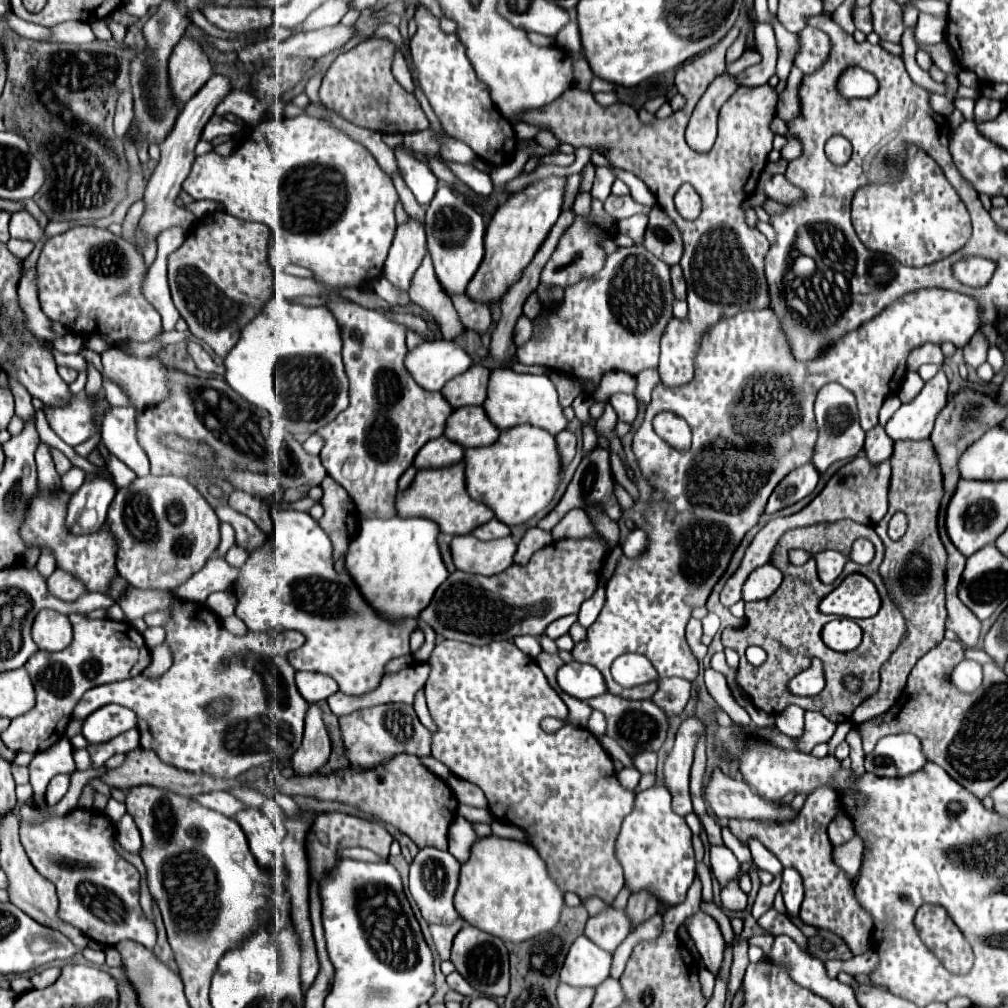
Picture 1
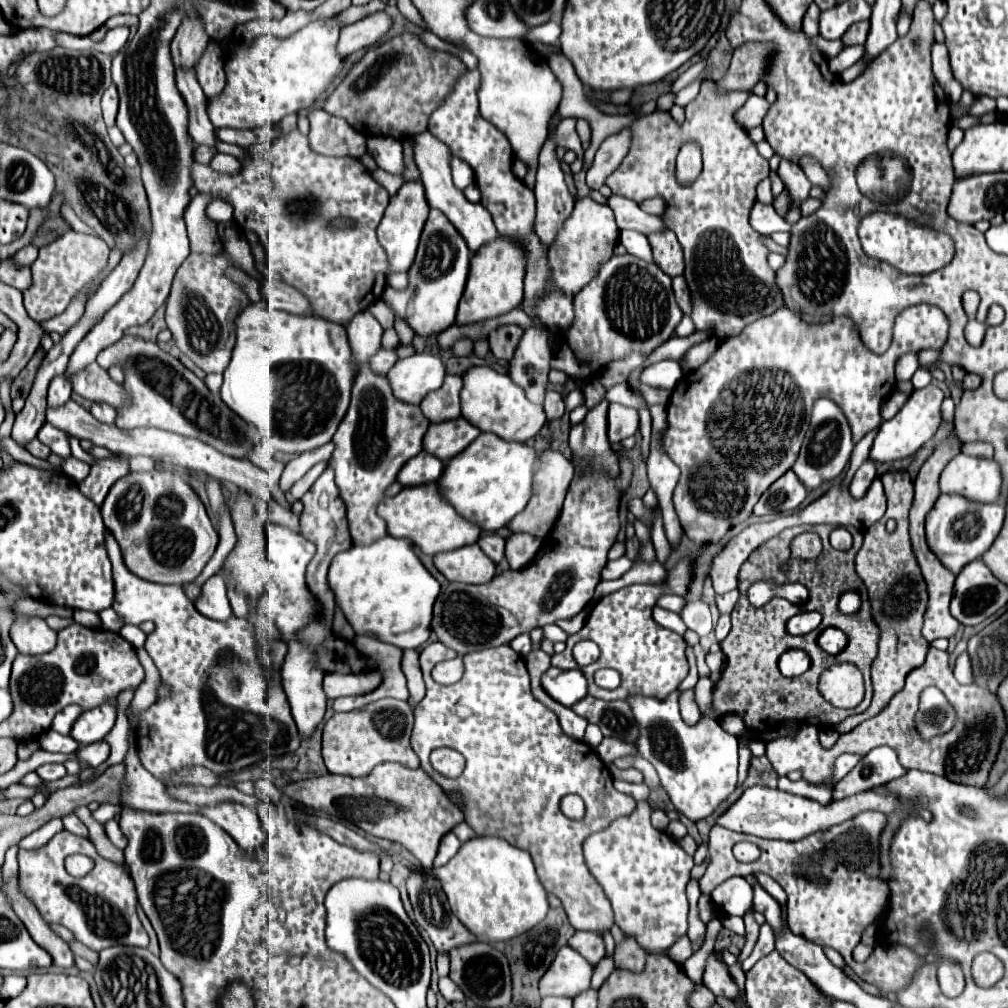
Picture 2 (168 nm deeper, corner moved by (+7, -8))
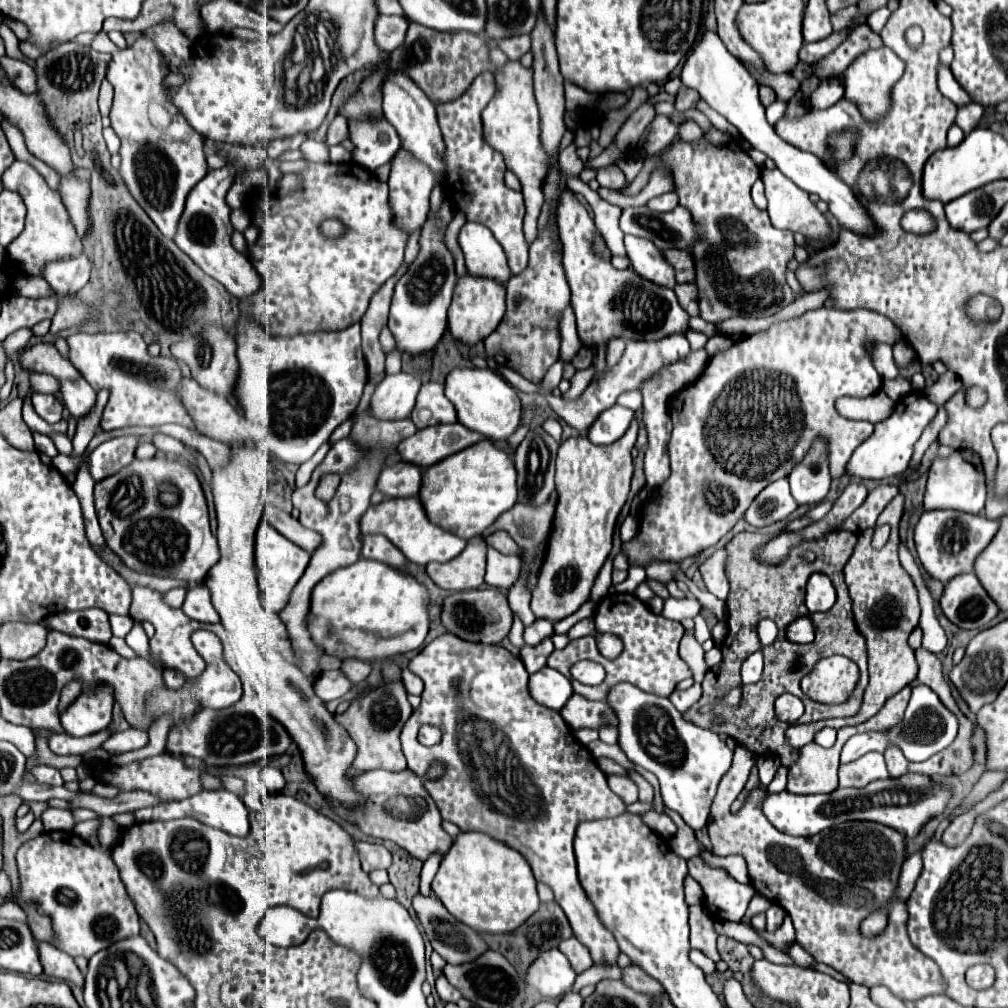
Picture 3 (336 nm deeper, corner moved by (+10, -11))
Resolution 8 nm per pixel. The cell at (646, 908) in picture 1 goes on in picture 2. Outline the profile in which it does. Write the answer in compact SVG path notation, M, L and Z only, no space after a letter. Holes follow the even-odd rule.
M626 937L624 943L616 945L616 953L614 953L614 965L620 969L628 969L634 973L642 973L644 965L646 965L646 951L632 939Z

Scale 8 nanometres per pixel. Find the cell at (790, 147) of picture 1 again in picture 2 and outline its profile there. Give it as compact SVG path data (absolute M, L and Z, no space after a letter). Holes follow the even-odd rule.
M782 159L780 167L778 167L778 175L780 175L782 183L784 183L784 189L790 193L790 209L788 209L784 219L794 225L802 217L800 205L802 205L802 201L808 199L806 195L810 191L810 183L808 183L806 175L802 173L802 169L792 161Z

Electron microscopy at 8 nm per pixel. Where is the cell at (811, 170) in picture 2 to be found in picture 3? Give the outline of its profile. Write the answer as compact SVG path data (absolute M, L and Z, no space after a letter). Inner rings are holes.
M705 32L701 36L701 40L695 44L693 52L683 64L681 80L685 82L685 86L695 88L713 110L725 116L755 150L771 158L777 164L777 168L787 178L791 178L801 190L809 194L817 194L823 202L827 202L831 216L841 226L853 232L873 232L873 220L869 220L869 214L865 212L865 208L861 208L853 190L843 180L839 180L839 176L833 170L829 170L817 156L813 156L811 152L803 152L777 136L777 132L765 118L765 108L757 92L757 80L735 56L729 56L727 48L721 44L721 38L717 34Z

